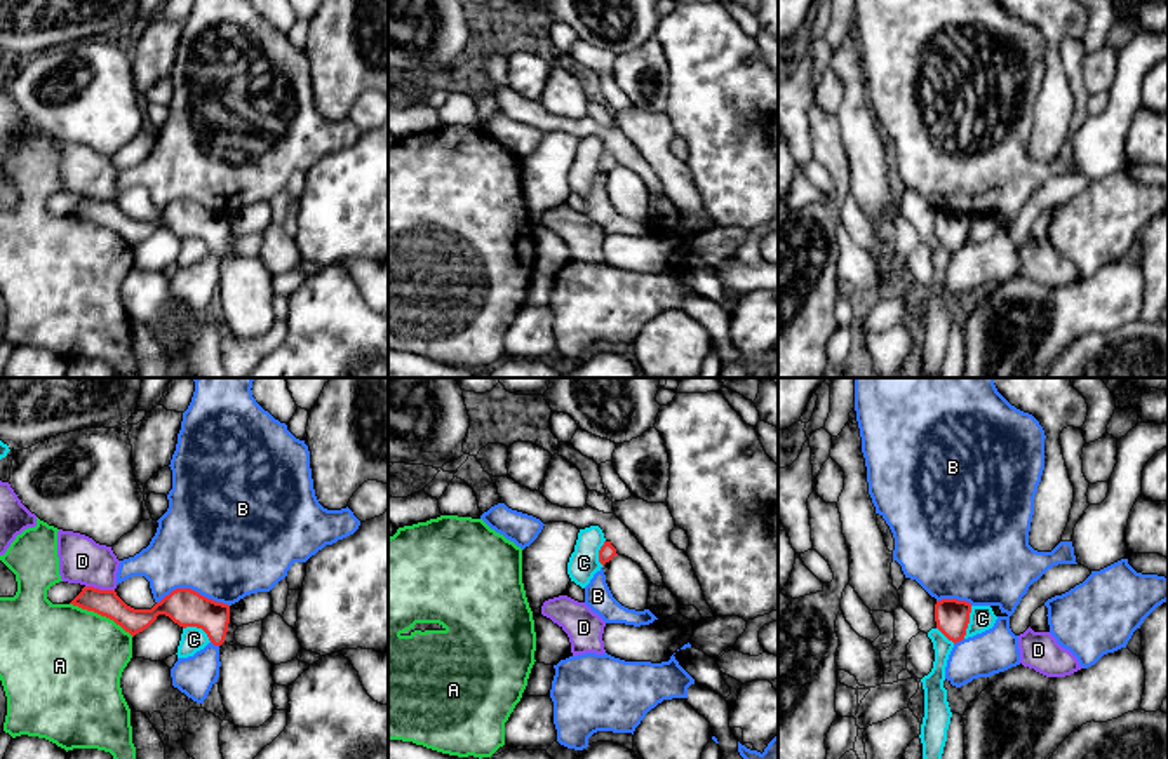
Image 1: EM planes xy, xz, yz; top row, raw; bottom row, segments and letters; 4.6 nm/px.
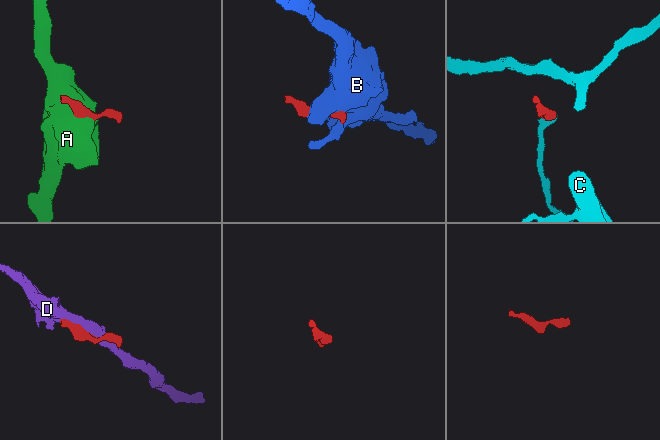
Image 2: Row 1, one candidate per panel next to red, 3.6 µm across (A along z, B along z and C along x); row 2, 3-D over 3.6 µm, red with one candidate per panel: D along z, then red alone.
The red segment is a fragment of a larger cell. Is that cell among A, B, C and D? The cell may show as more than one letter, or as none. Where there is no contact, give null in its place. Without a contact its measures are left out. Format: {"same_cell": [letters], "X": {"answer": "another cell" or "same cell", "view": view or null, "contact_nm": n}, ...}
{"same_cell": [], "A": {"answer": "another cell", "view": "xy", "contact_nm": 340}, "B": {"answer": "another cell", "view": "xy", "contact_nm": 340}, "C": {"answer": "another cell", "view": "yz", "contact_nm": 160}, "D": {"answer": "another cell", "view": "xy", "contact_nm": 140}}

